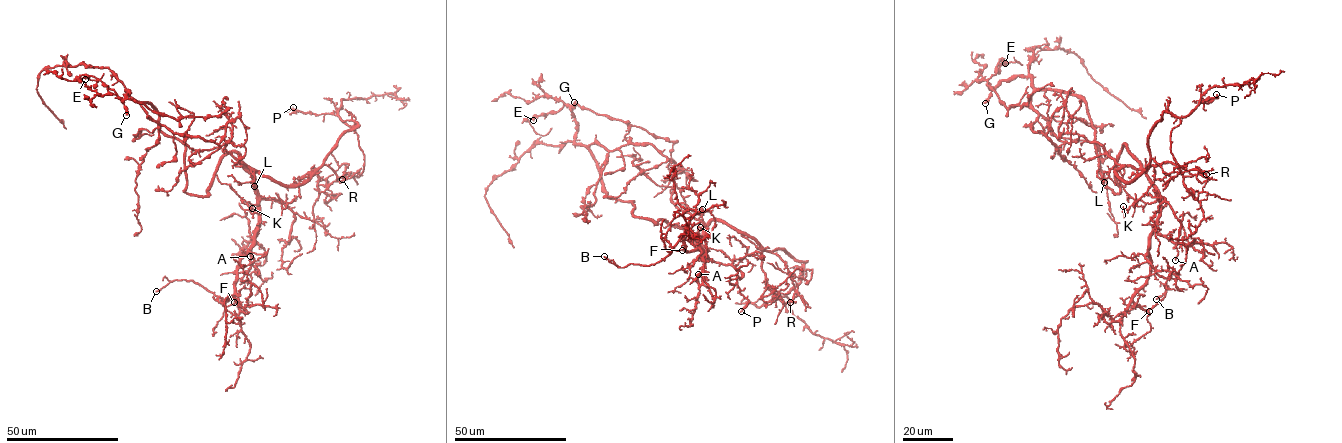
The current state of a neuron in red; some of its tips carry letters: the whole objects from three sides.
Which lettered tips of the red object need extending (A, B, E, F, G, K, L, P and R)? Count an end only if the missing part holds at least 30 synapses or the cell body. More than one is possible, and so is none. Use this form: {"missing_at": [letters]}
{"missing_at": ["G"]}

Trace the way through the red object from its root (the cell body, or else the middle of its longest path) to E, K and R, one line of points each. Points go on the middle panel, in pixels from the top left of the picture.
E: (657, 223), (636, 217), (633, 201), (607, 196), (593, 155), (575, 143), (575, 118), (569, 106), (533, 120)
K: (657, 223), (663, 219), (686, 229), (705, 257), (706, 251), (694, 238), (700, 227)
R: (657, 223), (663, 219), (683, 227), (696, 242), (712, 220), (746, 233), (784, 262), (797, 287), (790, 302)

